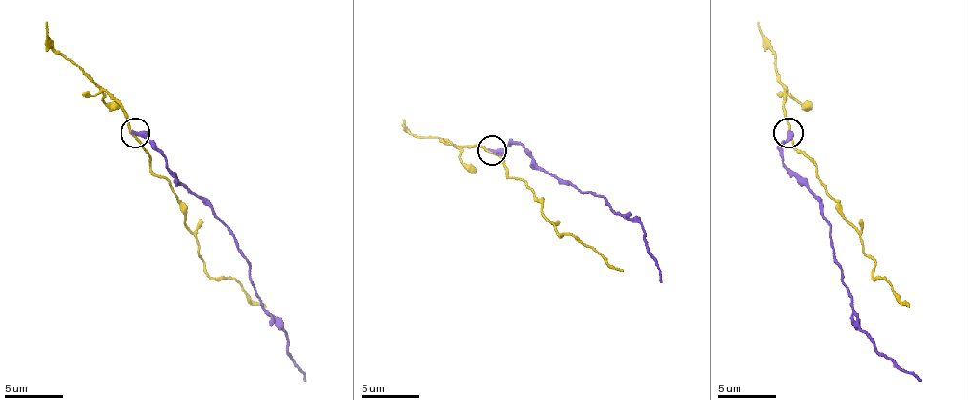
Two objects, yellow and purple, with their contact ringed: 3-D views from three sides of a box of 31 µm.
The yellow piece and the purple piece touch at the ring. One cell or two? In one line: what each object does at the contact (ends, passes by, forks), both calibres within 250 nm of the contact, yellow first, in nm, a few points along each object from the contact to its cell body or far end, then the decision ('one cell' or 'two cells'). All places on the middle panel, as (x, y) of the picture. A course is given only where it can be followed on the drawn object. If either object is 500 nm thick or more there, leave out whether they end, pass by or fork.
yellow passes by; purple ends there; 180 nm thick on the yellow side, 420 nm on the other; yellow runs (491, 150), (508, 177), (520, 177), (532, 189), (541, 212), (561, 235), (576, 235), (622, 270); purple runs (491, 150), (523, 145), (550, 174), (581, 192), (599, 195), (631, 215), (642, 226), (642, 238), (663, 281); two cells

